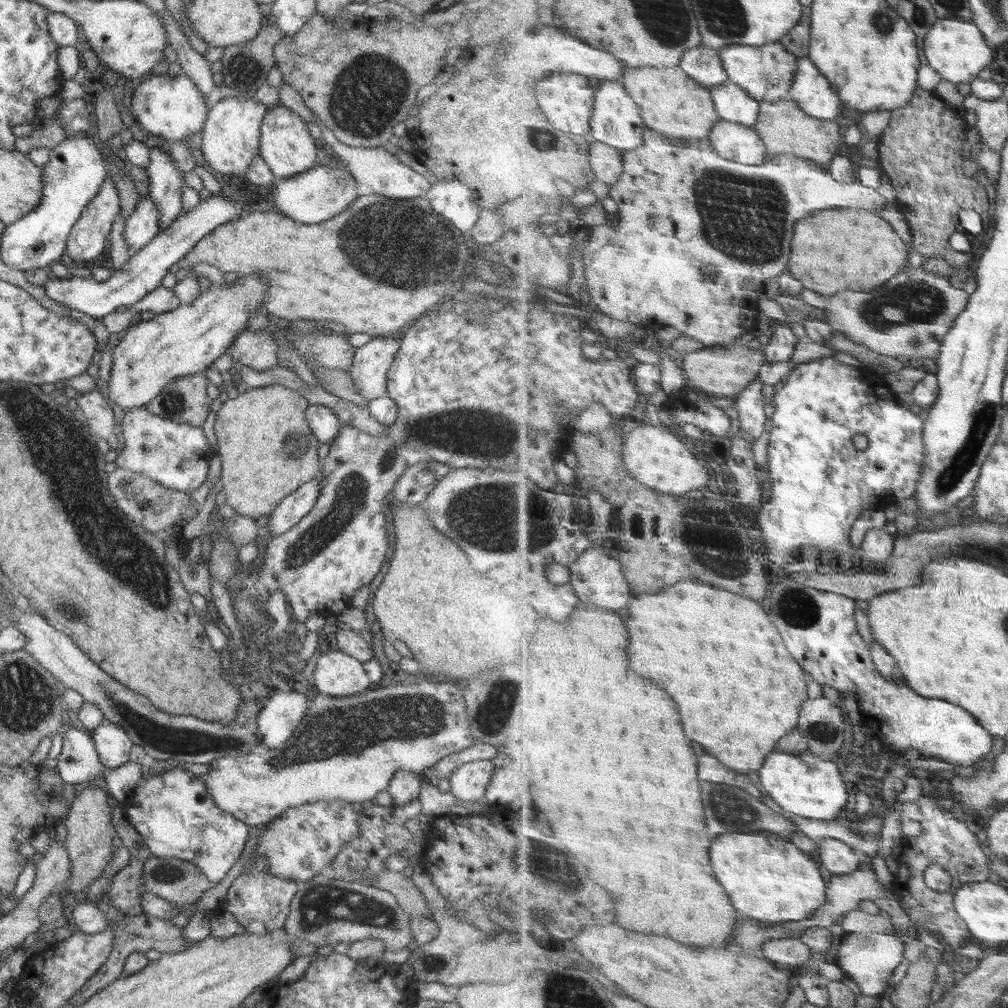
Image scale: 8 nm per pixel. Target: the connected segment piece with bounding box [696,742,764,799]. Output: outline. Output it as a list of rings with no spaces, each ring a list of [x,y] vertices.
[[[698,742],[698,746],[696,746],[696,752],[698,752],[698,756],[700,756],[700,778],[702,778],[702,780],[736,784],[736,786],[740,786],[740,788],[748,788],[750,792],[756,792],[756,796],[760,796],[760,798],[763,799],[762,788],[758,788],[748,774],[742,774],[742,772],[738,772],[738,770],[728,768],[728,766],[722,764],[714,754],[710,754],[700,742]]]

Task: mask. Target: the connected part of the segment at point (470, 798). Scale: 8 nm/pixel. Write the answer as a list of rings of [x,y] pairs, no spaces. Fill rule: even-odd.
[[[482,759],[461,764],[449,775],[451,793],[462,802],[483,803],[497,764]]]

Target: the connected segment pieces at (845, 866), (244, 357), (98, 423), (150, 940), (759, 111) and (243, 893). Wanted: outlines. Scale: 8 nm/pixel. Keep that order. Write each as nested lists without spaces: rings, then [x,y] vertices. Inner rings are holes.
[[[830,838],[822,844],[822,858],[826,868],[833,874],[852,874],[858,872],[864,864],[864,858],[852,845],[840,840]]]
[[[247,327],[242,330],[234,346],[228,353],[234,366],[248,365],[259,372],[280,365],[278,350],[280,349],[276,334],[266,329],[256,332]]]
[[[100,390],[84,392],[77,400],[84,416],[87,418],[88,427],[94,430],[94,434],[104,438],[112,447],[118,445],[116,434],[120,430],[120,425],[116,424],[114,410],[110,406],[108,398],[100,393]]]
[[[106,894],[96,902],[96,905],[105,914],[107,922],[114,930],[114,947],[112,947],[112,952],[108,955],[106,962],[102,964],[102,968],[90,980],[86,980],[84,986],[72,998],[68,998],[68,1001],[74,1006],[80,1006],[96,992],[100,992],[104,987],[109,986],[112,981],[120,978],[122,972],[124,972],[126,959],[132,952],[146,953],[149,950],[158,950],[160,953],[176,953],[186,949],[192,943],[190,940],[182,938],[182,928],[172,925],[168,920],[159,919],[143,912],[134,917],[125,915],[112,904]]]
[[[734,81],[712,87],[715,104],[722,119],[754,127],[763,114],[763,104]]]
[[[260,860],[250,870],[244,870],[232,882],[222,904],[223,908],[228,909],[234,915],[238,924],[246,930],[246,933],[266,933],[266,931],[275,931],[276,929],[282,929],[284,927],[286,918],[288,918],[290,912],[290,904],[296,894],[297,888],[296,880],[284,880],[284,878],[278,878],[278,876],[268,874],[266,863]]]

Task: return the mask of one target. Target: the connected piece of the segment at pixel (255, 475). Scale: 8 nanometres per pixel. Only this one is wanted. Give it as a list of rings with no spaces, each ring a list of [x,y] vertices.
[[[282,384],[258,386],[247,389],[243,394],[232,392],[228,400],[222,403],[214,425],[222,464],[218,485],[222,500],[232,506],[237,514],[254,519],[270,516],[284,496],[292,494],[305,482],[321,476],[321,468],[318,467],[319,442],[310,430],[305,416],[308,405],[300,392]]]

